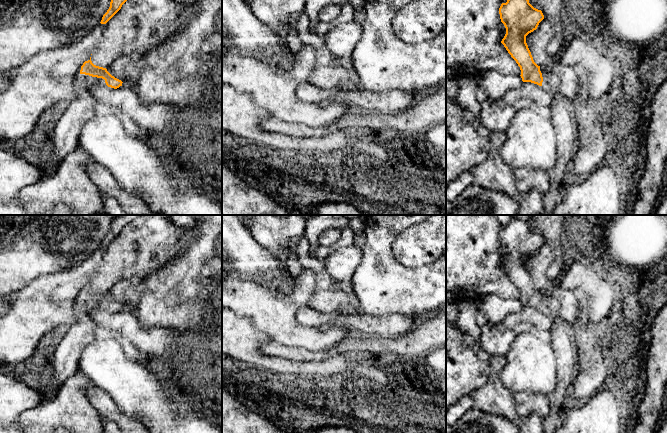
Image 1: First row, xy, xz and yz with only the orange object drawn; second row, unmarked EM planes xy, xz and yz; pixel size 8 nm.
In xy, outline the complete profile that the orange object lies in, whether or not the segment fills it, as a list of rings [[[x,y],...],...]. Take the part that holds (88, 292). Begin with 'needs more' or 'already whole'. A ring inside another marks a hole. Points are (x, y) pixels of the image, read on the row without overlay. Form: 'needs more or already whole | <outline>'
needs more | [[[91,281],[81,290],[80,298],[73,305],[75,322],[59,342],[53,359],[54,382],[63,384],[76,373],[78,360],[85,345],[95,340],[97,324],[90,315],[91,308],[107,309],[117,313],[122,305],[112,300],[106,292],[96,290]]]

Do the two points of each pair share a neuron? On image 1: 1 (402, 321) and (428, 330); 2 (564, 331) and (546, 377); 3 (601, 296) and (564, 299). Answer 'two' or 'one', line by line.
1: two
2: two
3: two

